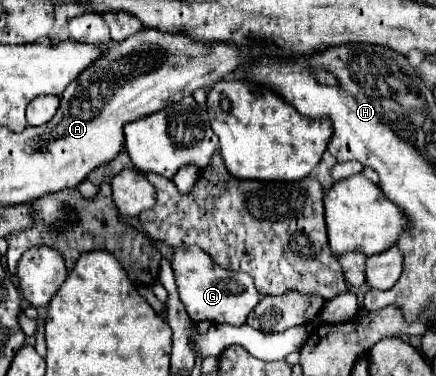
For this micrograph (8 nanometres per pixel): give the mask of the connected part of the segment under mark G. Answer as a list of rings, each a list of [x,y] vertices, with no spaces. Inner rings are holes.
[[[176,248],[172,270],[176,276],[180,300],[184,302],[190,318],[194,322],[210,320],[216,324],[234,324],[242,326],[252,308],[260,302],[260,294],[254,286],[254,280],[246,272],[230,272],[220,268],[202,248]]]

